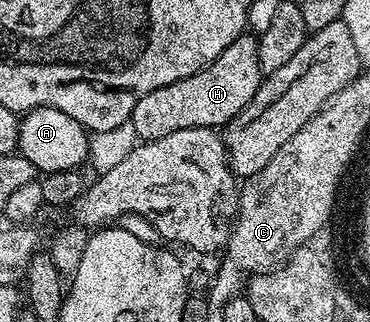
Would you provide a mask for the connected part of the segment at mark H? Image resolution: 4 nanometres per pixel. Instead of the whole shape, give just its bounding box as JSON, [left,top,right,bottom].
[131,35,263,141]

